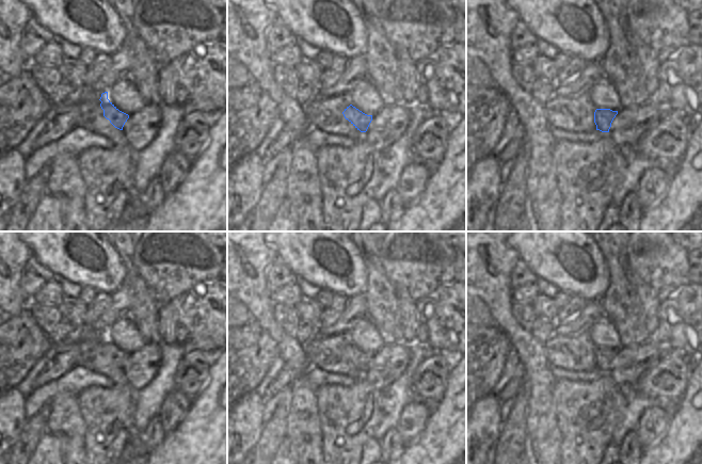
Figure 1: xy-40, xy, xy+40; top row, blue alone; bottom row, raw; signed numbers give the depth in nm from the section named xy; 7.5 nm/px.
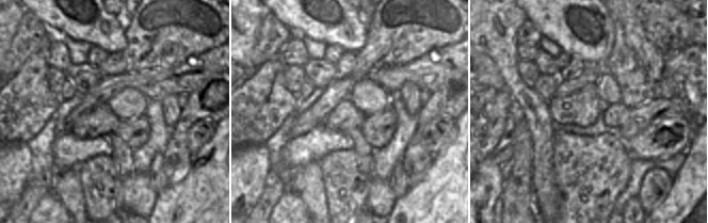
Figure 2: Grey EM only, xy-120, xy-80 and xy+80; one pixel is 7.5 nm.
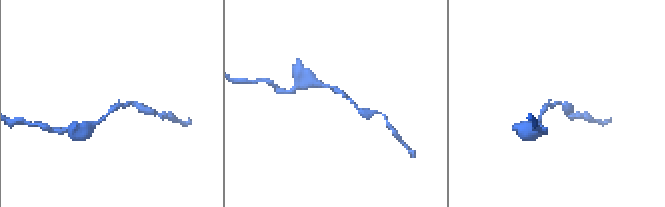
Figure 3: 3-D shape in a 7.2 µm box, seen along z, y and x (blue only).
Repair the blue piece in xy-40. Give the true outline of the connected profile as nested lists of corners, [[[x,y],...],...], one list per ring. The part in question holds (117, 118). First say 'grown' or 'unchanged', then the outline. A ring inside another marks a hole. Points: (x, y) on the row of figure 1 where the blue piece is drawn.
unchanged | [[[108,92],[101,94],[99,99],[101,101],[100,107],[103,110],[103,116],[110,121],[110,123],[117,129],[123,130],[123,127],[129,115],[119,111],[109,99]]]

